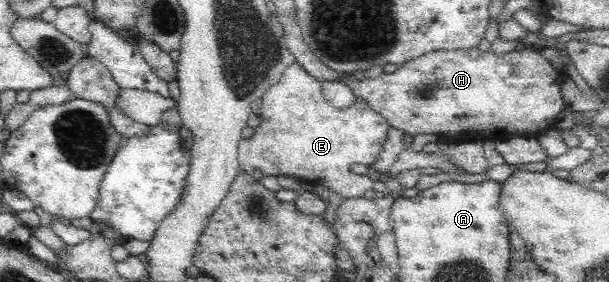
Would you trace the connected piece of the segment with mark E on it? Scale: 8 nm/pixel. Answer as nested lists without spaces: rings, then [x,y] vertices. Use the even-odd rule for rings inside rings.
[[[296,61],[261,98],[260,124],[250,139],[242,139],[237,145],[240,168],[250,173],[259,168],[263,175],[278,176],[284,182],[294,178],[321,180],[343,199],[362,196],[373,189],[373,181],[367,175],[349,175],[347,169],[351,165],[372,167],[378,161],[391,126],[383,115],[355,99],[343,108],[330,105],[321,92],[321,81],[308,76]]]

